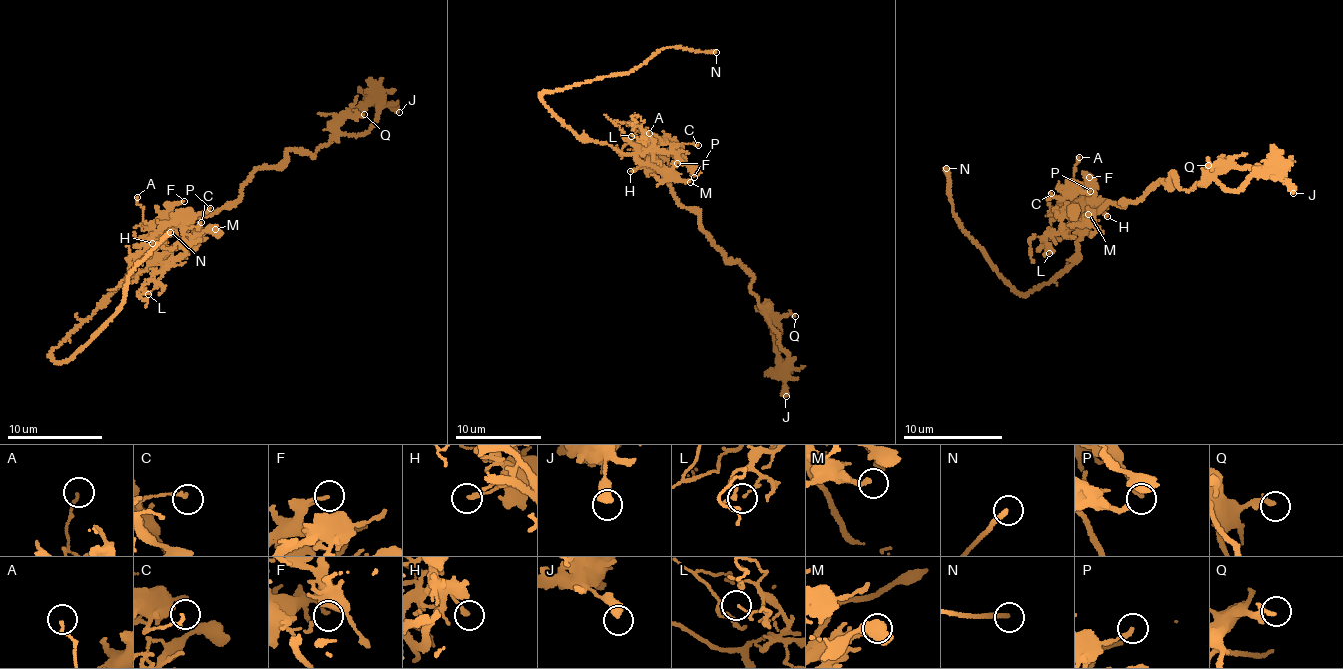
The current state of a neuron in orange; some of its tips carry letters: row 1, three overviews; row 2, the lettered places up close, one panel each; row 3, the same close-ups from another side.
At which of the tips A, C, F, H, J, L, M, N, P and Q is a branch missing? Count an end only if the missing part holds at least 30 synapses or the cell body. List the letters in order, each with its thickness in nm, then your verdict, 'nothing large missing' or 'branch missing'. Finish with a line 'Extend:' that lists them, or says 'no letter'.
A: 120 nm | nothing large missing
C: 170 nm | nothing large missing
F: 110 nm | nothing large missing
H: 190 nm | nothing large missing
J: 460 nm | nothing large missing
L: 110 nm | nothing large missing
M: 240 nm | nothing large missing
N: 240 nm | branch missing
P: 240 nm | nothing large missing
Q: 240 nm | nothing large missing
Extend: N

